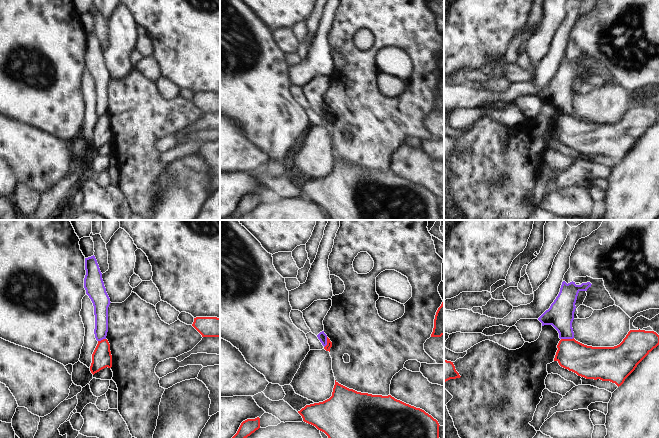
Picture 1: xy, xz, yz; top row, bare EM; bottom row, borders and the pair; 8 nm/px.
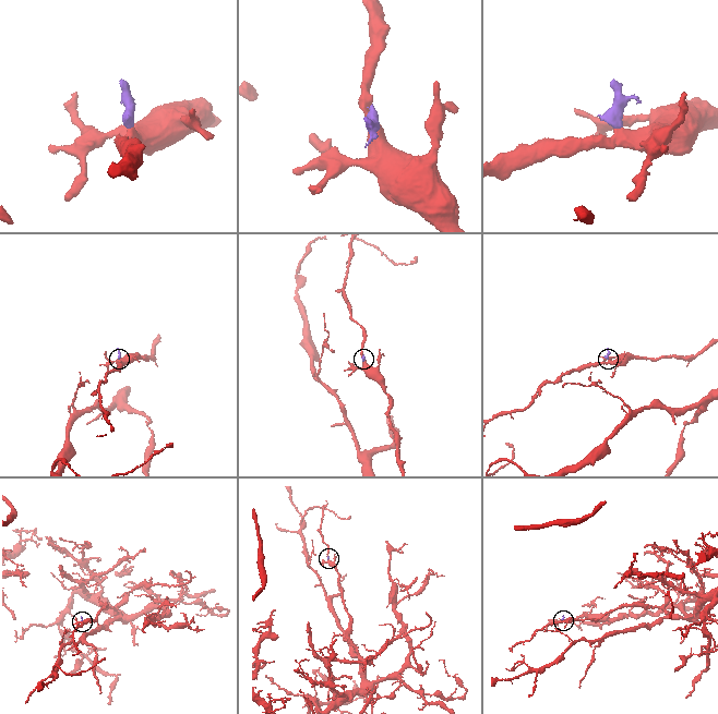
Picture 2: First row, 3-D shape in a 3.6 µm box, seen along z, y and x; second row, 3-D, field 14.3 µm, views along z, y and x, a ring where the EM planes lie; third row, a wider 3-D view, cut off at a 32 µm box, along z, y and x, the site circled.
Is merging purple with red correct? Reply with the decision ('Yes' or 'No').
No

